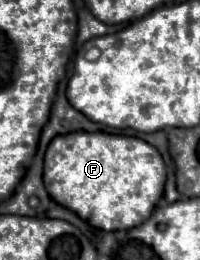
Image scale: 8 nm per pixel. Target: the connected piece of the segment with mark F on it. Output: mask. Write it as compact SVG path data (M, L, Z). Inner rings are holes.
M70 132L56 136L44 156L44 186L64 208L100 230L130 230L150 218L164 194L166 166L160 152L134 136Z

